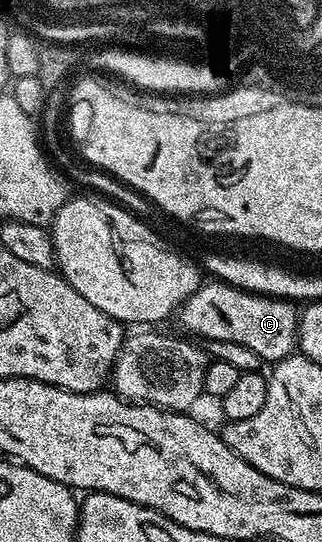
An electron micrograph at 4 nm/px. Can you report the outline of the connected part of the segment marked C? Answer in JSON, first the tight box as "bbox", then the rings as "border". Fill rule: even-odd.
{"bbox":[180,279,299,363],"border":[[[213,279],[203,283],[195,291],[195,295],[191,295],[191,299],[182,303],[180,317],[182,327],[187,332],[194,333],[189,334],[194,338],[243,343],[243,347],[251,347],[251,351],[255,351],[255,355],[259,355],[265,363],[282,361],[298,348],[299,309],[293,301],[249,293],[224,281]]]}

